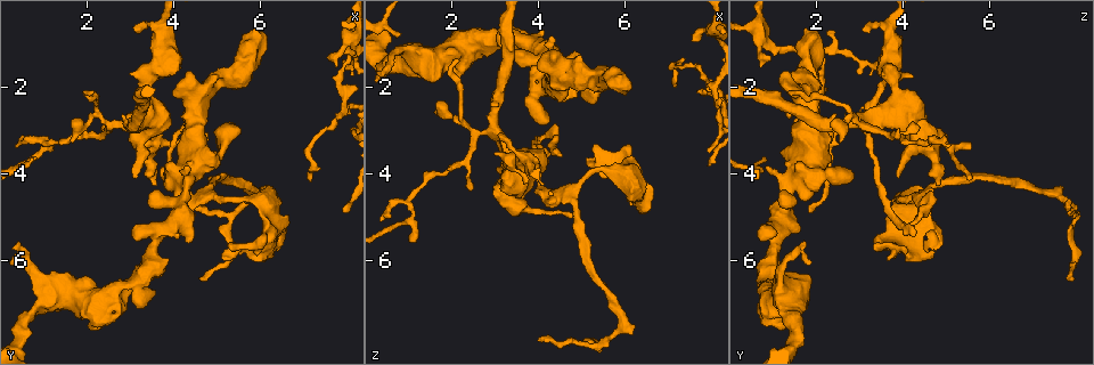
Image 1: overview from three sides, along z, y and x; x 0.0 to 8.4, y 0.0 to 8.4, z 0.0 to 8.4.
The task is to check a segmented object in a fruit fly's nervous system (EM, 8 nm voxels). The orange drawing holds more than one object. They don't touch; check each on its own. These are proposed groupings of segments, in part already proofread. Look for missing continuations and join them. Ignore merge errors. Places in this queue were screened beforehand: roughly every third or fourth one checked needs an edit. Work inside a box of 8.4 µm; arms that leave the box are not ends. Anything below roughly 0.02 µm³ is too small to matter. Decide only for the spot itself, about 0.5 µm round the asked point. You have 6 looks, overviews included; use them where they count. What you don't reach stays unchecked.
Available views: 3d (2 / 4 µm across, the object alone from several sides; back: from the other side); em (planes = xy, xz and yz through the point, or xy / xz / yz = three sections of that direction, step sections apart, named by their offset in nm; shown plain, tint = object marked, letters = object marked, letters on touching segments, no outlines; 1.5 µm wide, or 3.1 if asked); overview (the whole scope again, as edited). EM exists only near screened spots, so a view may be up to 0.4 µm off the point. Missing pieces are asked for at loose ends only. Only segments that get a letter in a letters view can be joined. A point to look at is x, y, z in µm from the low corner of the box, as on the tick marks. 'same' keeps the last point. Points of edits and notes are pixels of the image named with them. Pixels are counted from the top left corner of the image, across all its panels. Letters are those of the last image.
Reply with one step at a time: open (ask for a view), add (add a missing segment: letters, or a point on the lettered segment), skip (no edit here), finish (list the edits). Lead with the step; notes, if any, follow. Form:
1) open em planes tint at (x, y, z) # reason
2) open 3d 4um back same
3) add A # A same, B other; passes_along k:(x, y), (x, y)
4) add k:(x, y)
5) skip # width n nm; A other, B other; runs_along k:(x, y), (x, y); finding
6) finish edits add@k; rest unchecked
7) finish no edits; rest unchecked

open 3d 2um at (4.00, 4.80, 7.85) # free end

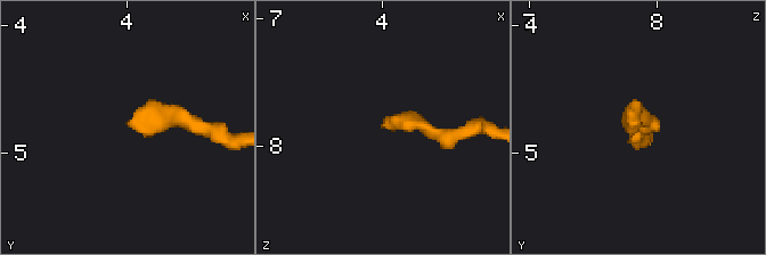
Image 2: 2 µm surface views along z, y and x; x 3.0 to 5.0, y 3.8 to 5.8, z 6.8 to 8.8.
open em yz step 8 letters at (4.00, 4.78, 7.84) # need the tissue

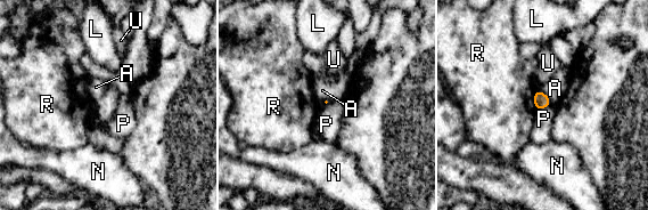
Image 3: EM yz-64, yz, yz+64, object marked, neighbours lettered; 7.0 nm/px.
open em xz step 8 letters same

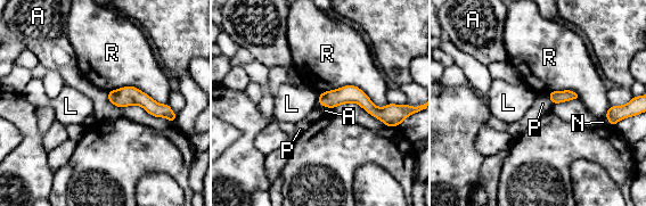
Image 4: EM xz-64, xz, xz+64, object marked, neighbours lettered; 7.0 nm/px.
skip # A other, L other, N other, P other, R other; runs_along 4:(321, 98), (389, 108); no lettered segment goes on from it

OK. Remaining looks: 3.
open 3d 2um back at (1.10, 3.35, 5.55) # thin end

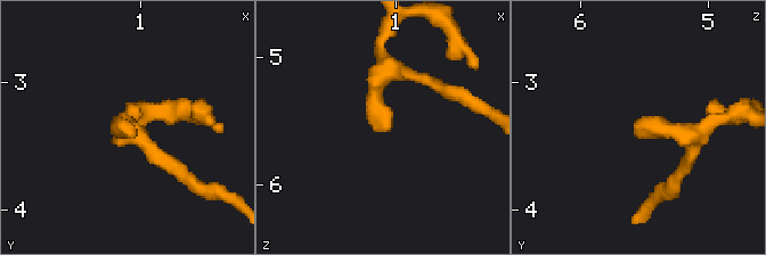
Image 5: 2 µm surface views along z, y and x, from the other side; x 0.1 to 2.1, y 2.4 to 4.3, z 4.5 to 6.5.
open em xy step 8 letters at (1.12, 3.32, 5.60)

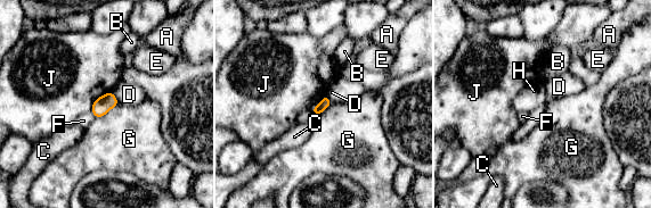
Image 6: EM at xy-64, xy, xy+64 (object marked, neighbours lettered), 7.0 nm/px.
open em planes letters same # another direction

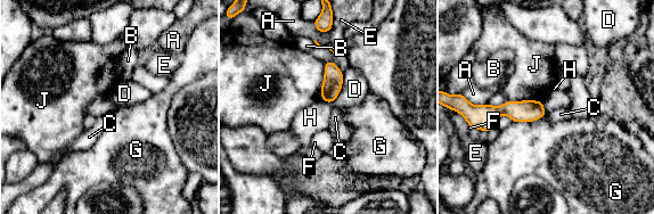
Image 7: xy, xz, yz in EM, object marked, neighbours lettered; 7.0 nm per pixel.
skip # A other, B other, C other, D other, E other, F other, G other, H other, J other; no lettered segment goes on from it

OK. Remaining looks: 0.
finish no edits; rest unchecked

